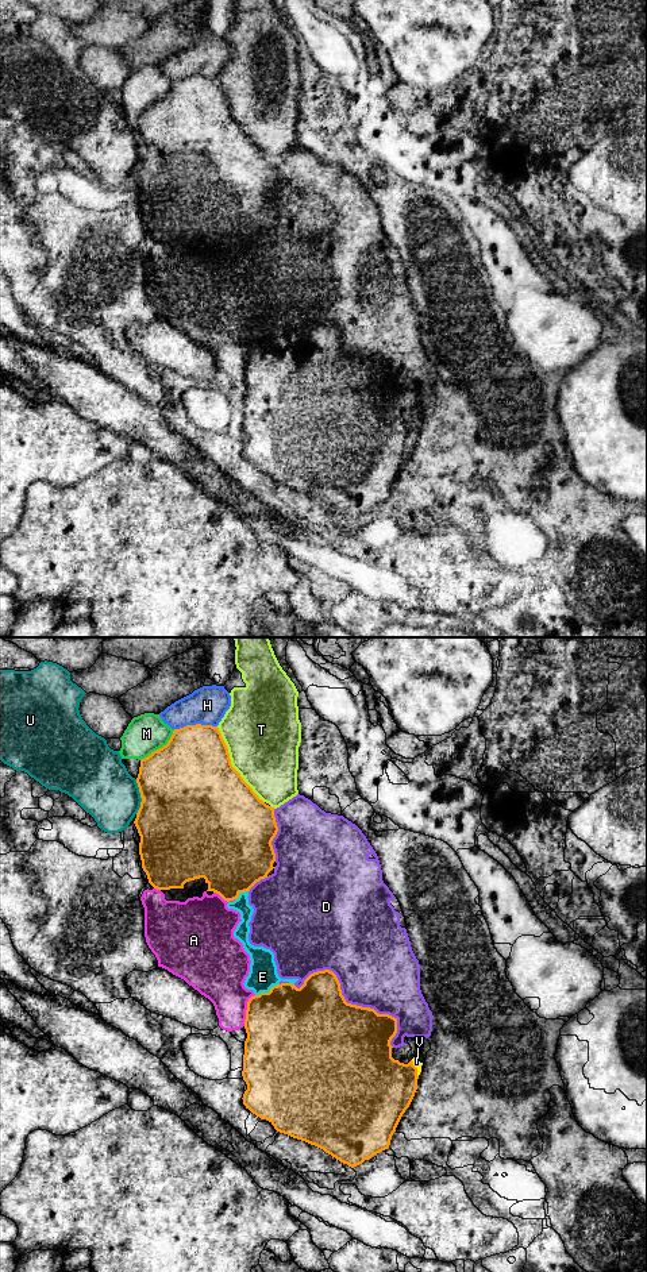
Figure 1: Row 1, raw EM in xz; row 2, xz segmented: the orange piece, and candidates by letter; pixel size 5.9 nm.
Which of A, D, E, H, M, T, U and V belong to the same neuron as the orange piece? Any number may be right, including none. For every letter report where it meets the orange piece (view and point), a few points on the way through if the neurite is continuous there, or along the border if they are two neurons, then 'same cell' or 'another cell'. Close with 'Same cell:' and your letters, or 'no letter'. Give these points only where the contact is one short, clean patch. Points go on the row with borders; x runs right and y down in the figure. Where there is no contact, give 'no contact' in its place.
A: xz (246, 1010) | another cell
D: xz (350, 1003) | another cell
E: xz (266, 993) | another cell
H: xz (196, 724) | another cell
M: xz (160, 748) | another cell
T: xz (231, 764) | another cell
U: xz (141, 797) | along xz (135, 779), (141, 798), (141, 806), (137, 813) | another cell
V: xz (416, 1068) | another cell
Same cell: no letter

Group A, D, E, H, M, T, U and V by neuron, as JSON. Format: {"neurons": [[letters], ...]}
{"neurons": [["A", "D", "E", "V"], ["H"], ["M"], ["T"], ["U"]]}

